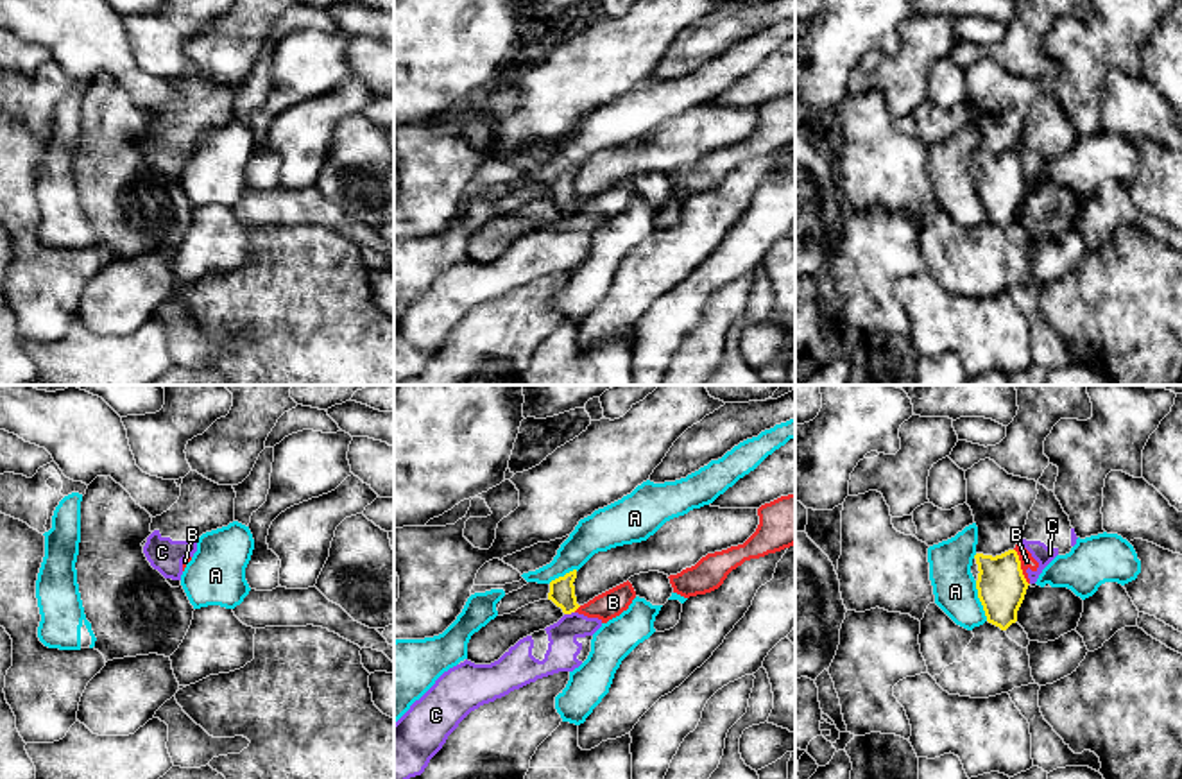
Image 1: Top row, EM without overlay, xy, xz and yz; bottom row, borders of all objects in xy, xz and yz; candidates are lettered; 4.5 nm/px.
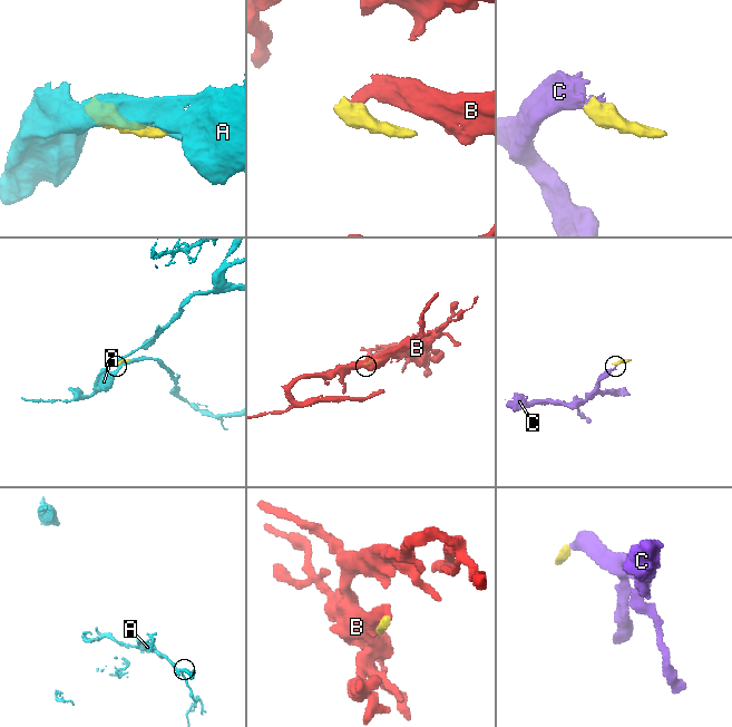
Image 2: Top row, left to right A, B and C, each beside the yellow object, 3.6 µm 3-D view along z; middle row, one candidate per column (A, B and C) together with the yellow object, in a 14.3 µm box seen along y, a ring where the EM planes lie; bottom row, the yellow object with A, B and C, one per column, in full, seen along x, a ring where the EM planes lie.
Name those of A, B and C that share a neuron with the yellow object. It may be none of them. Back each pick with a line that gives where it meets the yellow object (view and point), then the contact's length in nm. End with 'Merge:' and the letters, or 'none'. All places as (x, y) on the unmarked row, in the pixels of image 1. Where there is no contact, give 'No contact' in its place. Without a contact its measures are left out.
Merge: none

